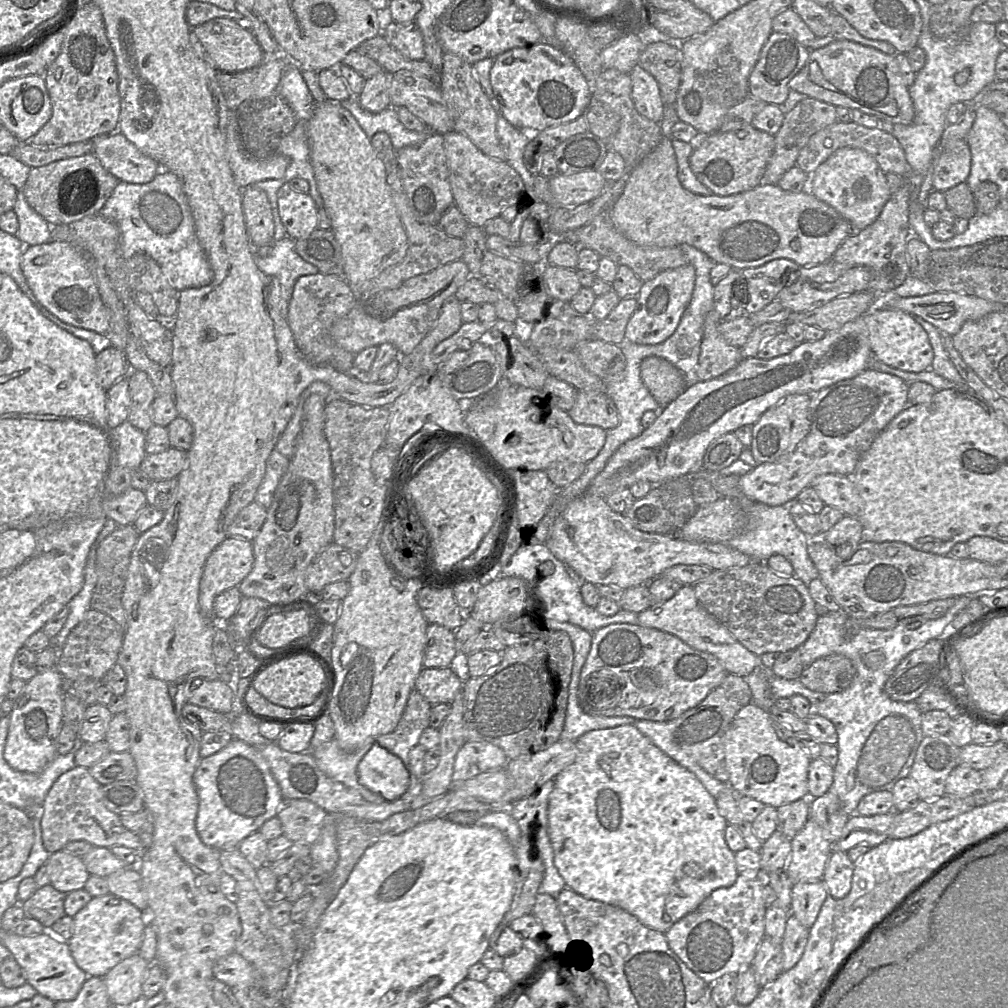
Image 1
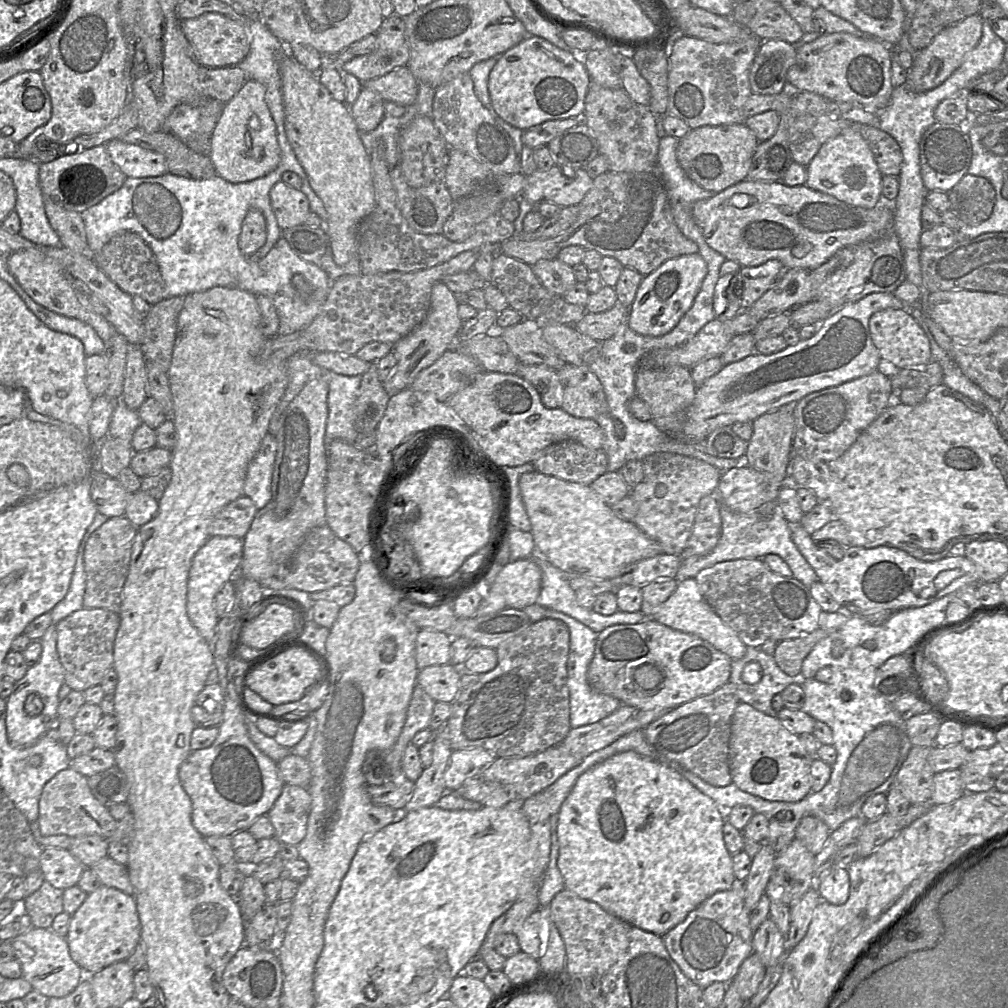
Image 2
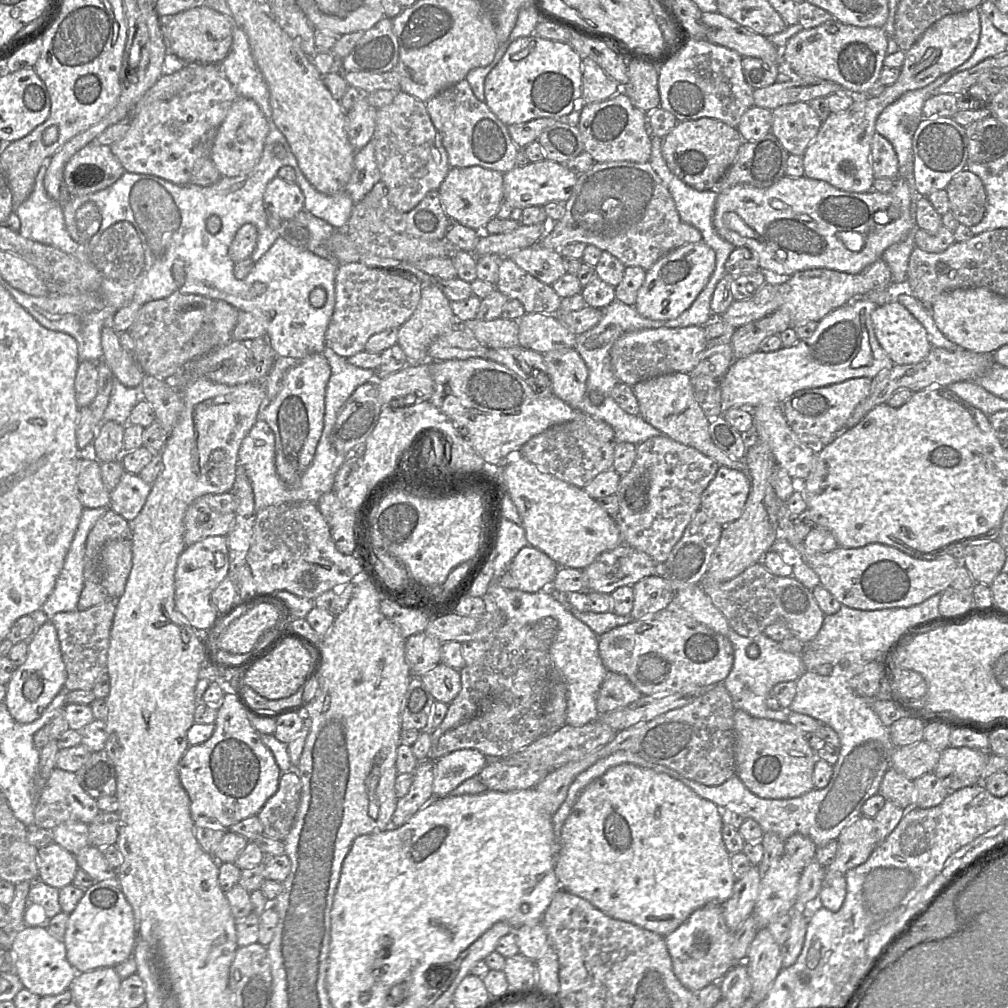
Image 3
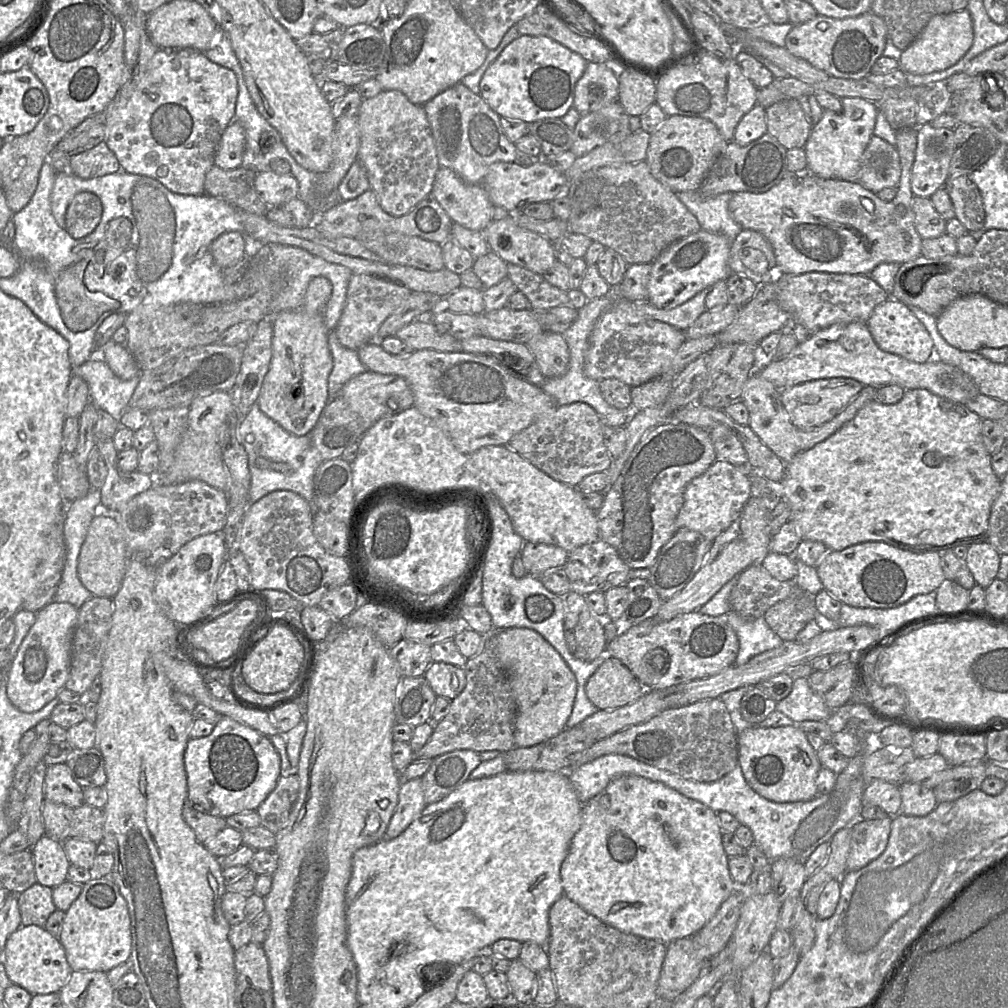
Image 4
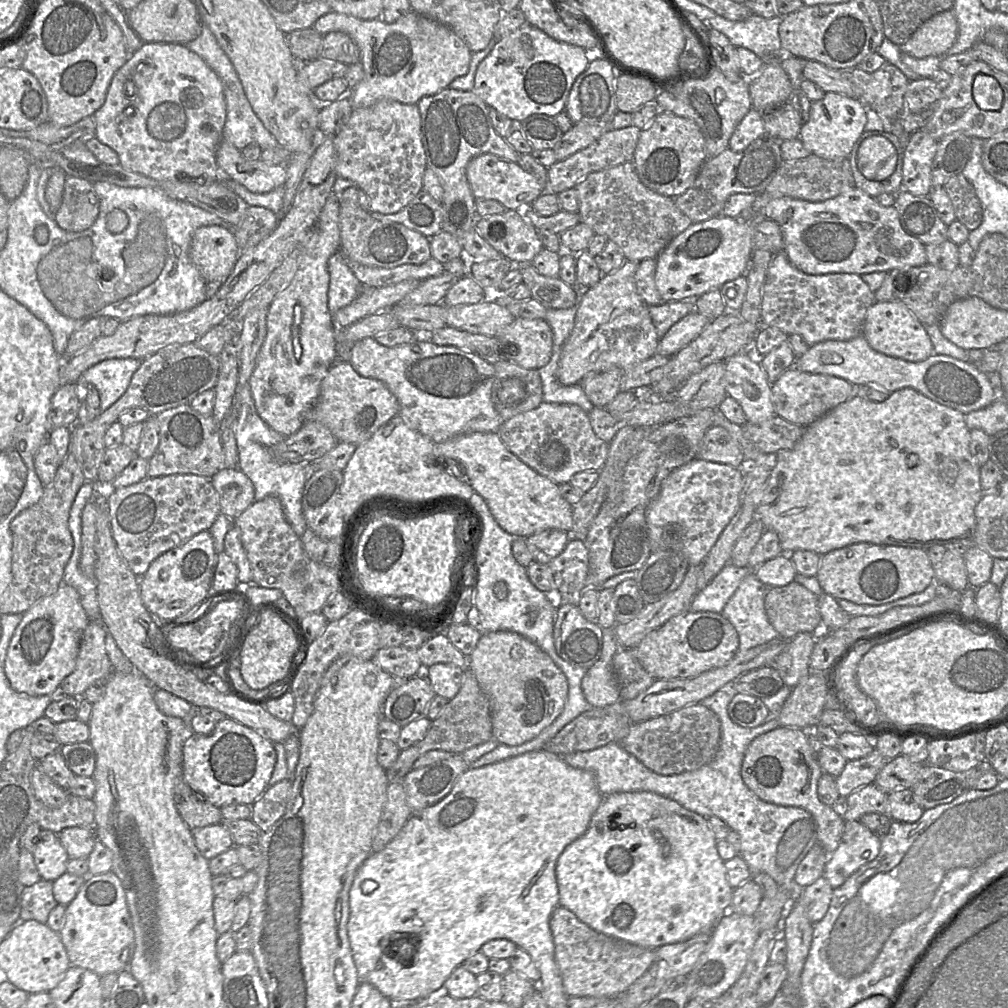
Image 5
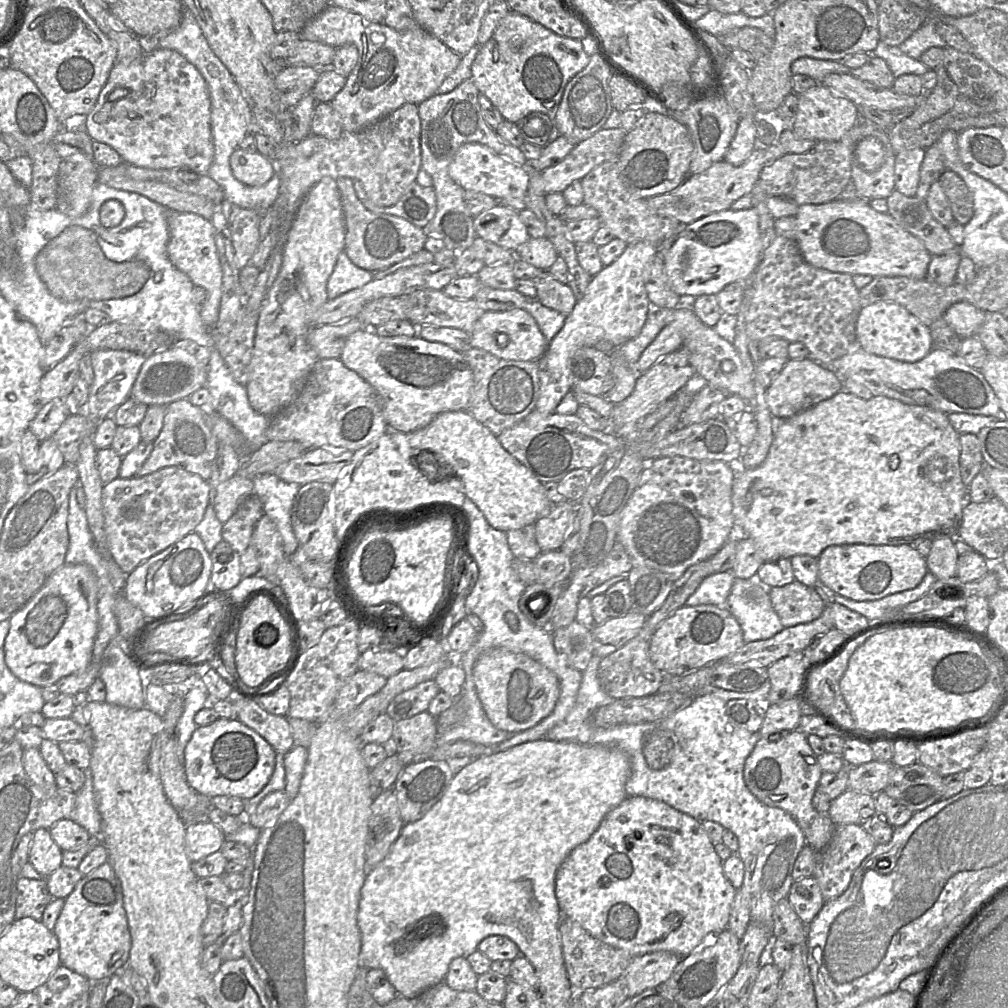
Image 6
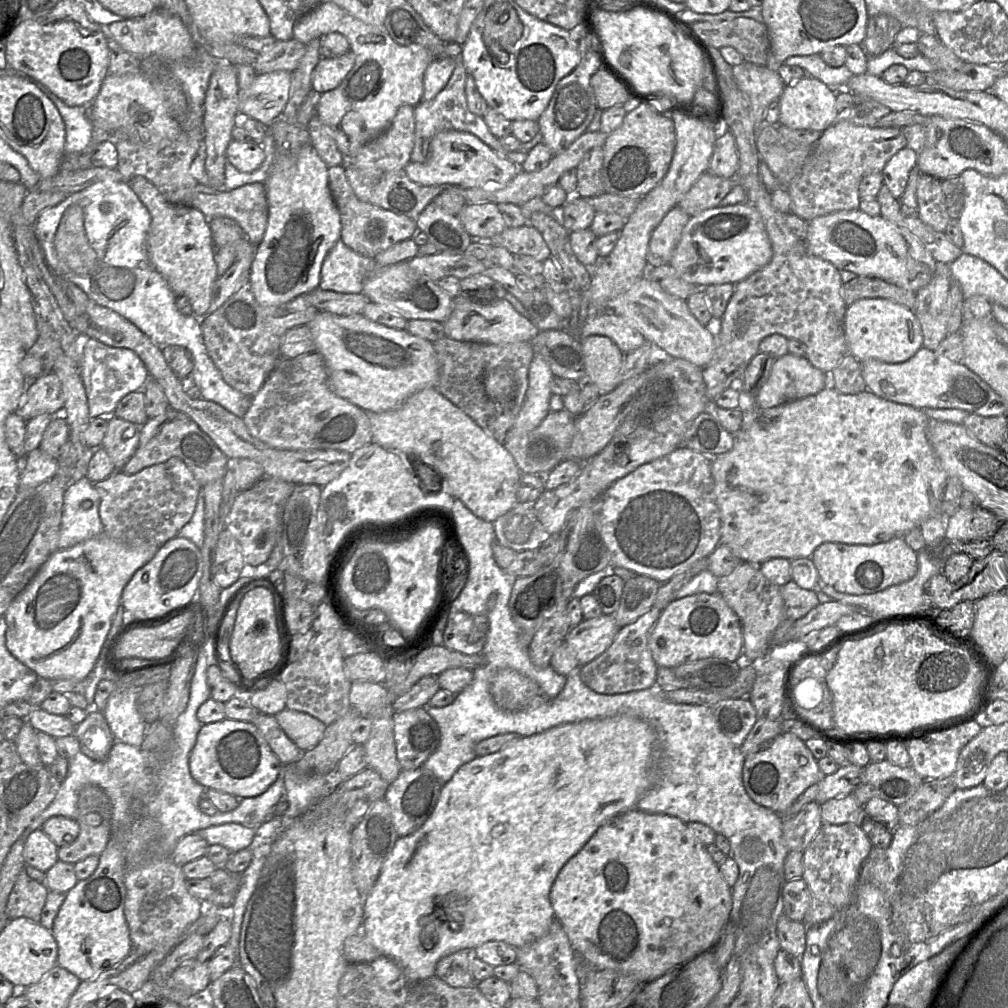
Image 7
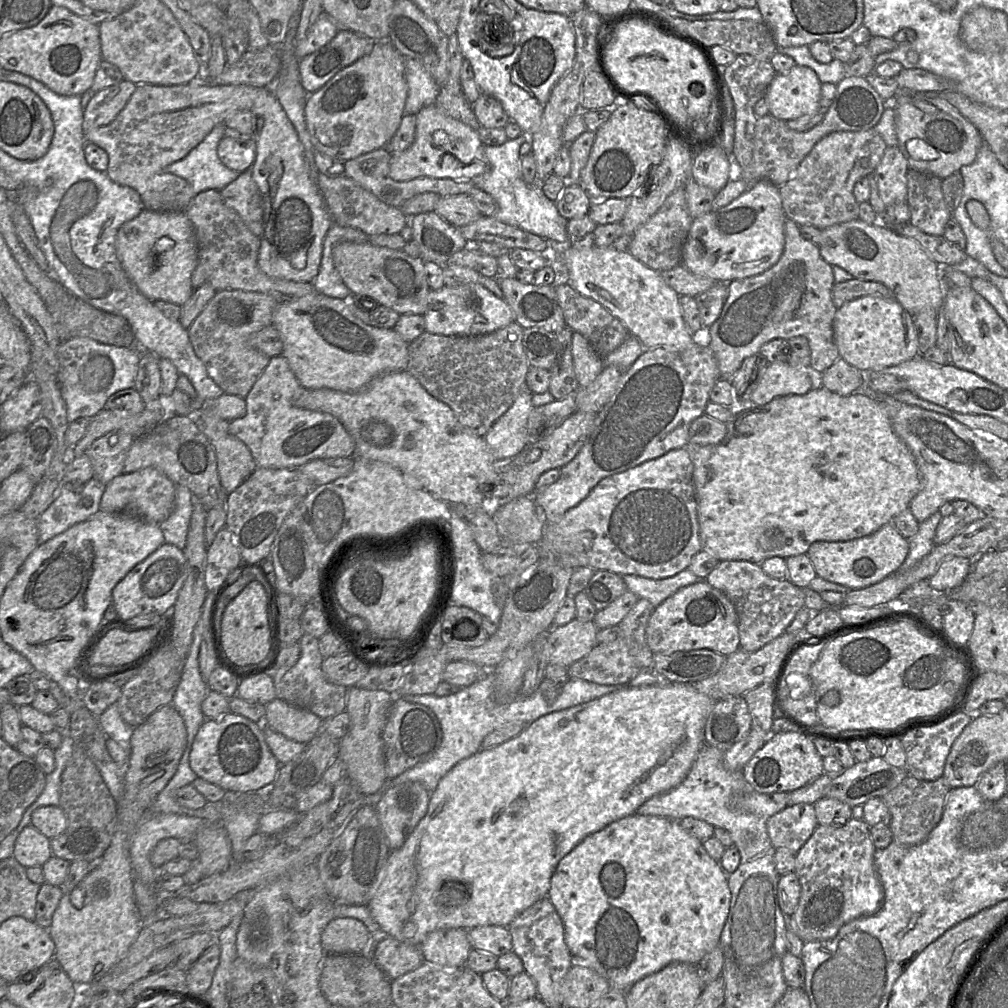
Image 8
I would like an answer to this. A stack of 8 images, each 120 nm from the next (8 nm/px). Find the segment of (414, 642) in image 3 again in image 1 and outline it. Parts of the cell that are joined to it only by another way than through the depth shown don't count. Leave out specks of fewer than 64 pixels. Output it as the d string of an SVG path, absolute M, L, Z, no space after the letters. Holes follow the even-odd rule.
M438 624L428 625L423 657L424 668L450 667L458 652L455 631Z

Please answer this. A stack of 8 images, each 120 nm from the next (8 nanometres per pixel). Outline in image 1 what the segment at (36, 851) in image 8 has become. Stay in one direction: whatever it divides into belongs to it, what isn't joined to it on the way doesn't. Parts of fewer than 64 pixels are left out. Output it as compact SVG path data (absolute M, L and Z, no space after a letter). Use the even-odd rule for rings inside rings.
M65 849L50 854L46 867L50 884L65 894L83 889L90 876L82 857L74 856Z

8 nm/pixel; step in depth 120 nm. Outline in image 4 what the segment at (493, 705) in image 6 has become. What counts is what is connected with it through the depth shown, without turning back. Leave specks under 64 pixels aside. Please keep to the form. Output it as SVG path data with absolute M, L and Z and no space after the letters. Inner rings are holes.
M506 628L492 634L492 650L506 672L517 706L514 727L516 747L532 747L557 736L566 728L577 692L577 681L554 647L527 628Z

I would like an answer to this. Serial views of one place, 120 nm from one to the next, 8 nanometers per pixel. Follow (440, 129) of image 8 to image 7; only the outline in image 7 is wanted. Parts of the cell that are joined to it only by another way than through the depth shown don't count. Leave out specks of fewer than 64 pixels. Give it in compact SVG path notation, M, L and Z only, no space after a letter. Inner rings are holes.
M456 130L443 131L435 135L430 142L428 159L423 163L410 161L403 170L411 181L423 186L450 185L462 188L481 188L491 187L491 184L507 184L520 171L523 171L521 166L510 159L499 157L492 148L477 136Z

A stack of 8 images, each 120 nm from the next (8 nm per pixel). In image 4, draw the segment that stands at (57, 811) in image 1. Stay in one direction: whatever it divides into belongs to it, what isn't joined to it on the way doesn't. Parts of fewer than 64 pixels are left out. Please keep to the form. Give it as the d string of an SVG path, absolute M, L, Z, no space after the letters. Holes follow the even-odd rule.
M65 763L47 765L44 783L45 800L73 809L85 804L83 788L74 780Z

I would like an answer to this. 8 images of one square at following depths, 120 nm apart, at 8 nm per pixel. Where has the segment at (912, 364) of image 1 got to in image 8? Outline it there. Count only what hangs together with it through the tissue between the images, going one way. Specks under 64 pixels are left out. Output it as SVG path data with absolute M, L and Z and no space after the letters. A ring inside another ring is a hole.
M866 295L837 308L834 341L840 357L863 373L880 370L915 358L919 353L915 317L893 298Z

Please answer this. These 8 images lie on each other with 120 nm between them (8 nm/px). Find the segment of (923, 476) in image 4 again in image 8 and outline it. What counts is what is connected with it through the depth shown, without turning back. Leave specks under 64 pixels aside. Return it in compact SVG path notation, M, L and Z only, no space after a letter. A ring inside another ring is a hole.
M820 383L815 387L802 395L780 396L764 405L733 409L731 419L725 423L726 434L721 442L689 446L702 550L718 561L740 560L761 564L765 559L774 556L786 559L806 554L809 546L817 541L849 541L870 535L908 509L910 501L918 493L920 478L915 458L893 429L893 417L903 403L895 400L893 396L876 400L864 392L842 396L829 391Z

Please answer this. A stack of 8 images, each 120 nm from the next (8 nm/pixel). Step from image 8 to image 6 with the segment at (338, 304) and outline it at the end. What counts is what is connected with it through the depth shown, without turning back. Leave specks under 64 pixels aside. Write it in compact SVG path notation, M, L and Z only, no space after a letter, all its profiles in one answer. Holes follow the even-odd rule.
M371 328L351 334L339 357L376 391L383 416L393 431L405 434L426 427L440 413L467 411L474 375L463 353L418 336L379 336Z

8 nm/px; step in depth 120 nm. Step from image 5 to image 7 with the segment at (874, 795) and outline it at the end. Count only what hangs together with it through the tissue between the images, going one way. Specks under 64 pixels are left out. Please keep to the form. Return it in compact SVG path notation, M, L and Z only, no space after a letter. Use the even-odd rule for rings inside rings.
M853 794L830 799L821 804L821 818L823 824L861 825L867 818L864 805L860 804Z

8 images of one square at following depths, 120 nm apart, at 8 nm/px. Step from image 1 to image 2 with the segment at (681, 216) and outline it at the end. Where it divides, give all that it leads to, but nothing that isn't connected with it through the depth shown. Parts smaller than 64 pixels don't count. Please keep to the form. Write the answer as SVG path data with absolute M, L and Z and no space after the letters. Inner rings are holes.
M747 179L740 181L732 186L729 186L723 191L715 193L708 199L695 202L692 206L691 212L693 219L699 227L707 244L712 249L722 254L726 260L735 261L740 264L741 267L754 267L759 266L767 262L768 260L779 260L786 269L799 268L814 270L828 261L838 250L846 246L857 244L862 241L875 240L883 236L885 233L893 228L894 222L893 202L885 199L884 197L881 197L881 199L873 208L866 209L850 205L829 194L813 190L809 188L806 184L798 186L787 186L783 182L760 182Z

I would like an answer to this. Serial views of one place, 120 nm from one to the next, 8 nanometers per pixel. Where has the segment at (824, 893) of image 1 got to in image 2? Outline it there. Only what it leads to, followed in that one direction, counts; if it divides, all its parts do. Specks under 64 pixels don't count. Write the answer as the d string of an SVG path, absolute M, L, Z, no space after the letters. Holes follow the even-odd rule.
M809 889L790 907L790 927L785 939L786 954L806 935L813 912L821 901L819 892Z

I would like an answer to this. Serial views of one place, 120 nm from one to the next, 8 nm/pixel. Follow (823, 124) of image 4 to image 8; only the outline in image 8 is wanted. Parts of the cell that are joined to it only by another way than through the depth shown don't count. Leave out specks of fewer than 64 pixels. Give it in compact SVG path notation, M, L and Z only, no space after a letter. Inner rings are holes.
M795 65L786 74L776 74L764 96L769 113L776 119L788 121L820 112L821 85L817 74L806 66Z

